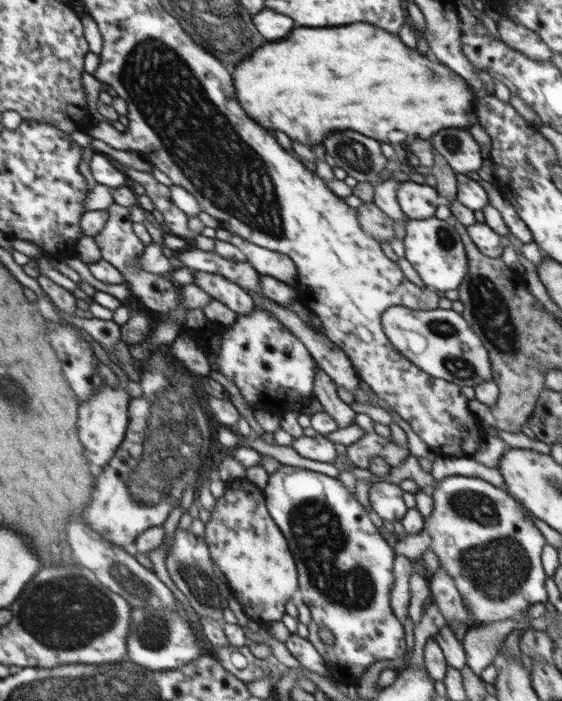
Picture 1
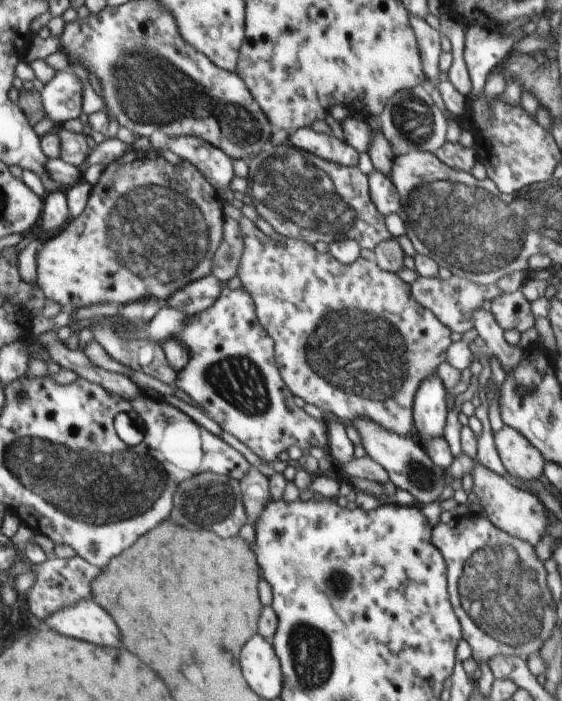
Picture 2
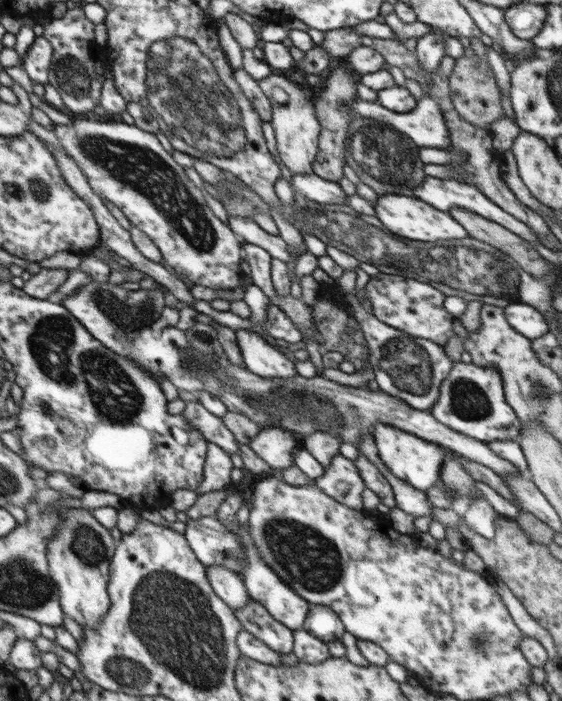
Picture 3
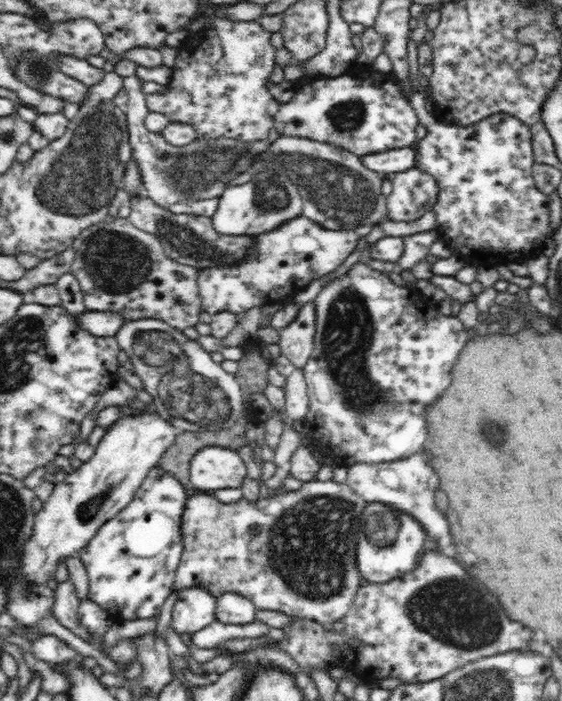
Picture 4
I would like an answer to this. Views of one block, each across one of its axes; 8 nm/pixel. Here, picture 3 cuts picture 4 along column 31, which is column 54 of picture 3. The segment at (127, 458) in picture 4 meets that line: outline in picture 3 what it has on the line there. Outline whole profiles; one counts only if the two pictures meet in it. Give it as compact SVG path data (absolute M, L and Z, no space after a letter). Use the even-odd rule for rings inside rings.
M70 508L62 514L58 534L46 546L50 577L57 587L63 614L81 627L96 629L109 614L109 567L116 545L110 530L96 520L91 510Z

